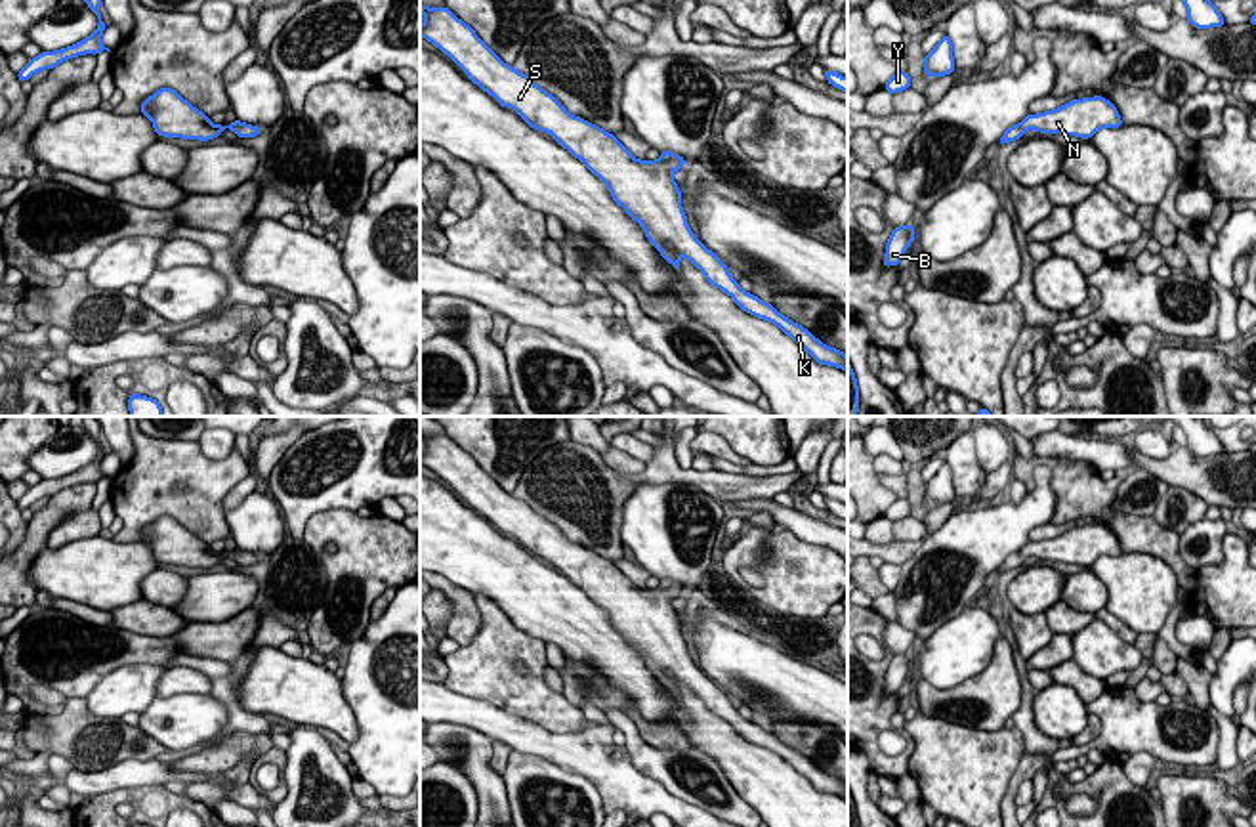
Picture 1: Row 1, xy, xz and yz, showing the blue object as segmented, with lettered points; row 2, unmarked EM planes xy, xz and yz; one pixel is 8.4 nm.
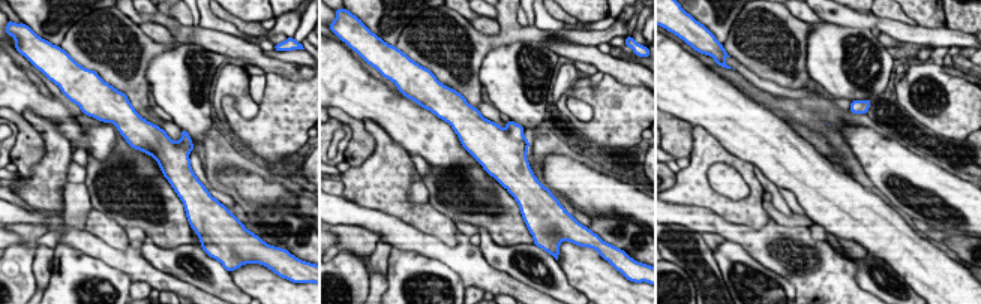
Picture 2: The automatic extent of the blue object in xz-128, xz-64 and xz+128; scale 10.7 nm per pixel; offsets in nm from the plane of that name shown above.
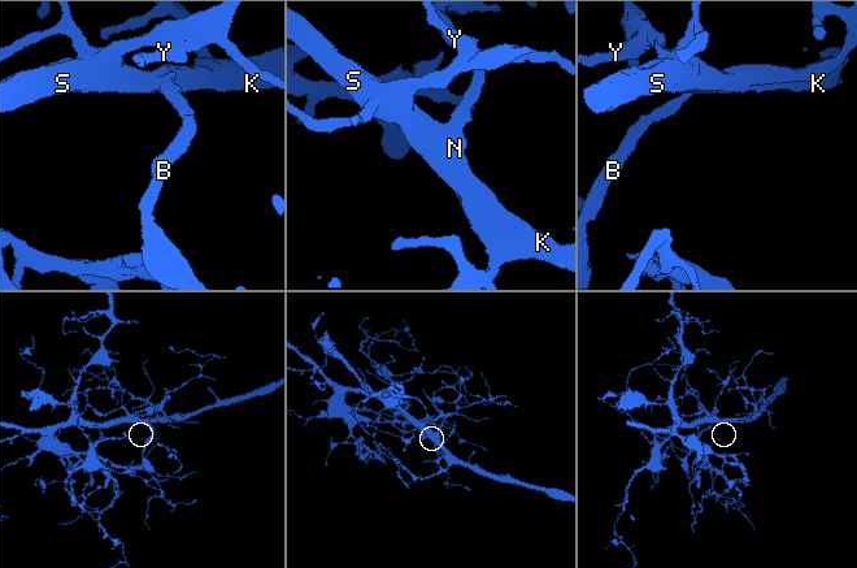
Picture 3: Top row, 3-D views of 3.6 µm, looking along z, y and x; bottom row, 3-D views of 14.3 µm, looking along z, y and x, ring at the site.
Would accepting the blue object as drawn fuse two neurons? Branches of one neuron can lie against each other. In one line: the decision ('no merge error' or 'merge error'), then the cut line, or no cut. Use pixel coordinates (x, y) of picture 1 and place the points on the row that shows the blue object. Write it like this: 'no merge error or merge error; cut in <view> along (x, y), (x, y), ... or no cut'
no merge error; no cut

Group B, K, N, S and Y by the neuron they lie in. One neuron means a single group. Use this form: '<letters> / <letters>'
B K N S Y

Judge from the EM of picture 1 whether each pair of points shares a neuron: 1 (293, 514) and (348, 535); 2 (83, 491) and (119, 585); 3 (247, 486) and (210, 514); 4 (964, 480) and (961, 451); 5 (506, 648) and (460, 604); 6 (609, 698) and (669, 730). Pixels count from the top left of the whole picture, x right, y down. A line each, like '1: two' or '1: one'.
1: two
2: two
3: two
4: one
5: two
6: one

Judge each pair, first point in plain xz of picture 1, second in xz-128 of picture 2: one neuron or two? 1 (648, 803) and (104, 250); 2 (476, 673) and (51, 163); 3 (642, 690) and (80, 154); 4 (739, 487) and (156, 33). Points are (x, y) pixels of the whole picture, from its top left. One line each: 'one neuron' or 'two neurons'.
1: one neuron
2: one neuron
3: two neurons
4: two neurons

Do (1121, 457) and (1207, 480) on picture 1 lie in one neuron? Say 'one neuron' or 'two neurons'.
two neurons

